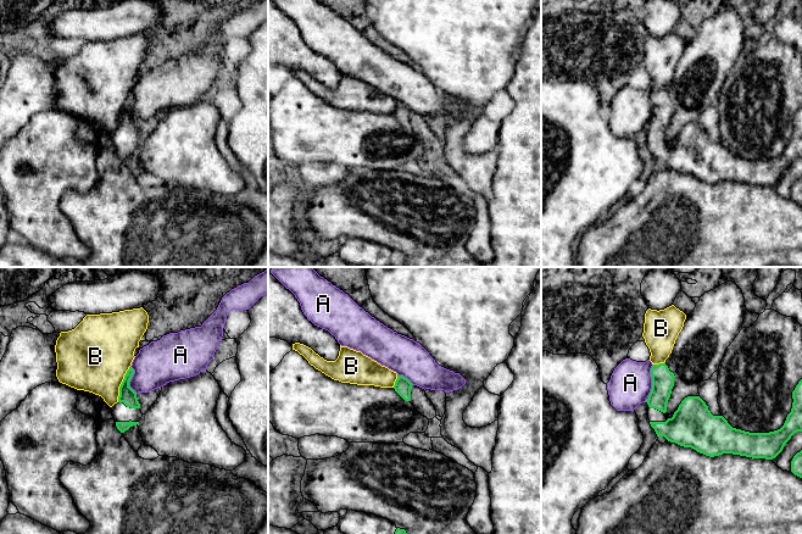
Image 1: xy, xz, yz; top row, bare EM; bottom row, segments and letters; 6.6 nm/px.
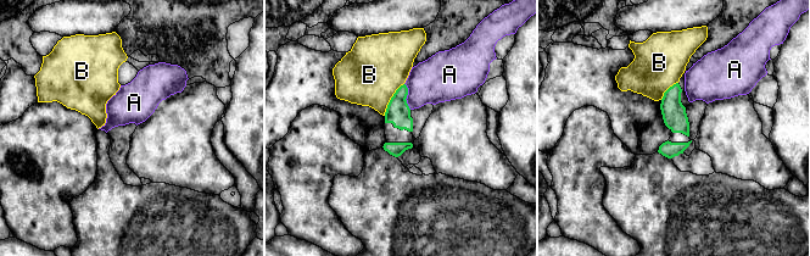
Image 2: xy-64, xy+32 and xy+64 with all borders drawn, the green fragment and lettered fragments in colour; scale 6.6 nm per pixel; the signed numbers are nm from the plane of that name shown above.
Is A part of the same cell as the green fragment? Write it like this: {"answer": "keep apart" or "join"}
{"answer": "keep apart"}

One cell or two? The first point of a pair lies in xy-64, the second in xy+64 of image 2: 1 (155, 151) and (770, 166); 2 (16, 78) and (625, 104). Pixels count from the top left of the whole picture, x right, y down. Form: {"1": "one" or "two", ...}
{"1": "one", "2": "one"}

